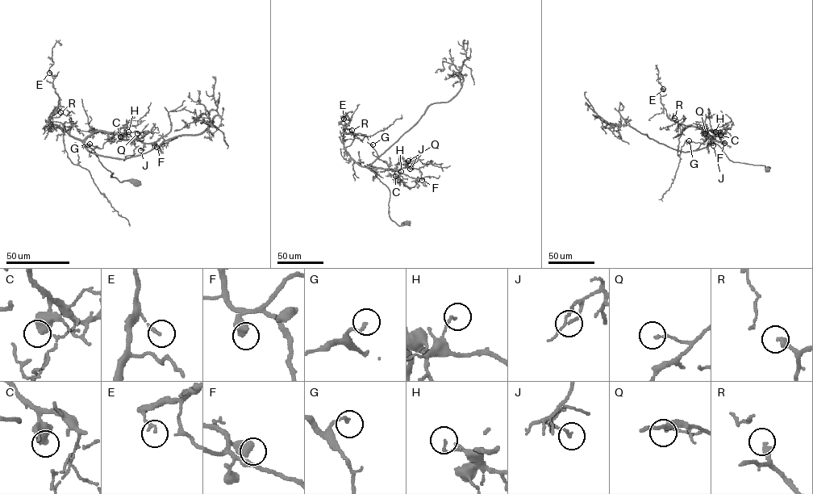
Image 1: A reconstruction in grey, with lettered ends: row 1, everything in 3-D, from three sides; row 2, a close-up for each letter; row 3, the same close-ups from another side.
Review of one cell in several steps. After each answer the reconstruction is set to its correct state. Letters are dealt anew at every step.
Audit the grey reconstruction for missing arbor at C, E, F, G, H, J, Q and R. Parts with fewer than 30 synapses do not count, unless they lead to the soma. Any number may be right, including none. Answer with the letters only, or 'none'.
none

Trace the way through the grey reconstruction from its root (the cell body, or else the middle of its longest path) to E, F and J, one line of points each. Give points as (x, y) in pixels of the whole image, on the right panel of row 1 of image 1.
E: (767, 169), (770, 168), (733, 162), (700, 127), (672, 120), (660, 102), (660, 93), (663, 89)
F: (767, 169), (770, 168), (731, 161), (713, 142), (712, 131), (712, 140), (724, 143)
J: (767, 169), (770, 168), (731, 161), (713, 142), (712, 131), (713, 145)

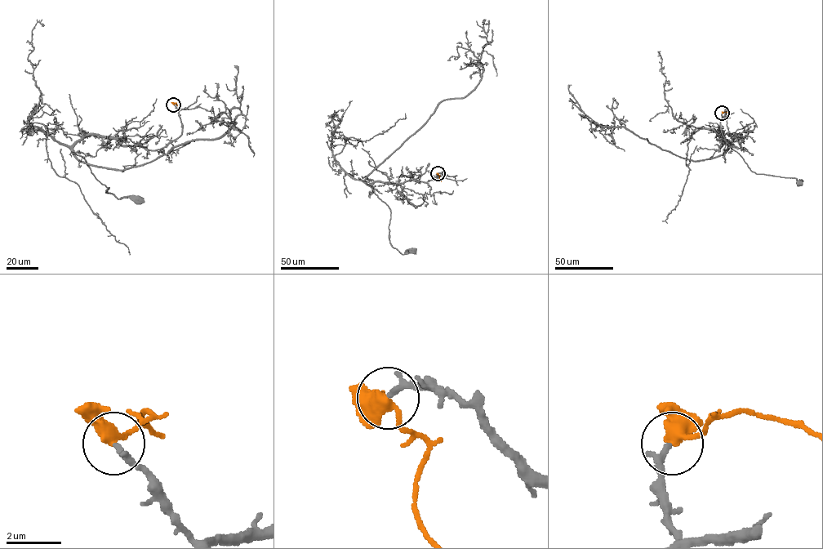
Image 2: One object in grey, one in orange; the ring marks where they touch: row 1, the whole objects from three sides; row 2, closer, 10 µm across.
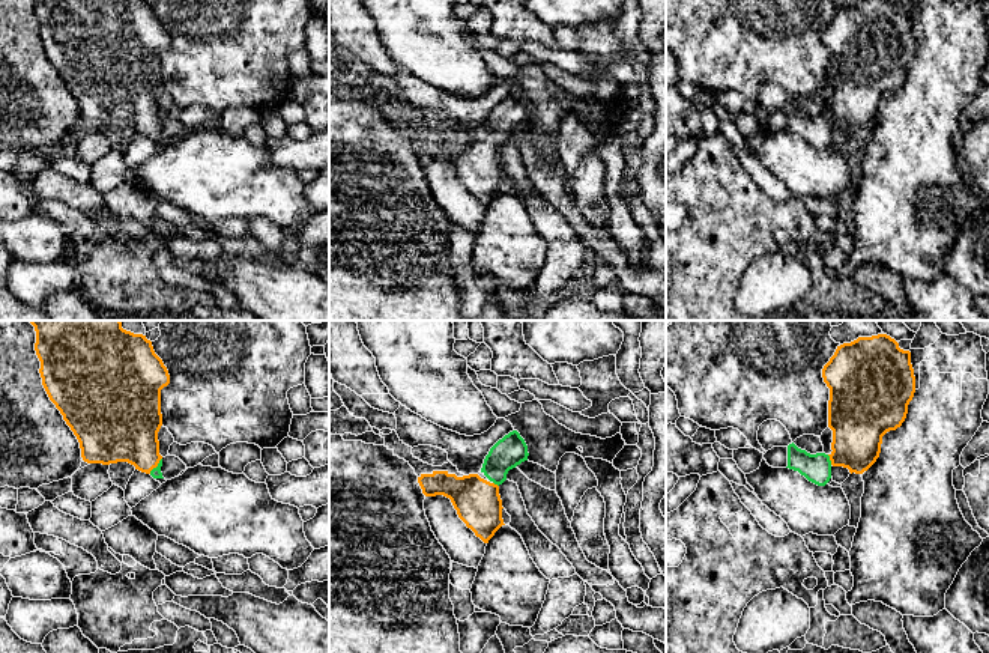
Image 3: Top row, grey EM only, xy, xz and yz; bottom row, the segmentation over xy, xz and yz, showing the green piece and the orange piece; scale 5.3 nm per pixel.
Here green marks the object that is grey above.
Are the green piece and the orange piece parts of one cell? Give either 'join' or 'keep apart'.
join

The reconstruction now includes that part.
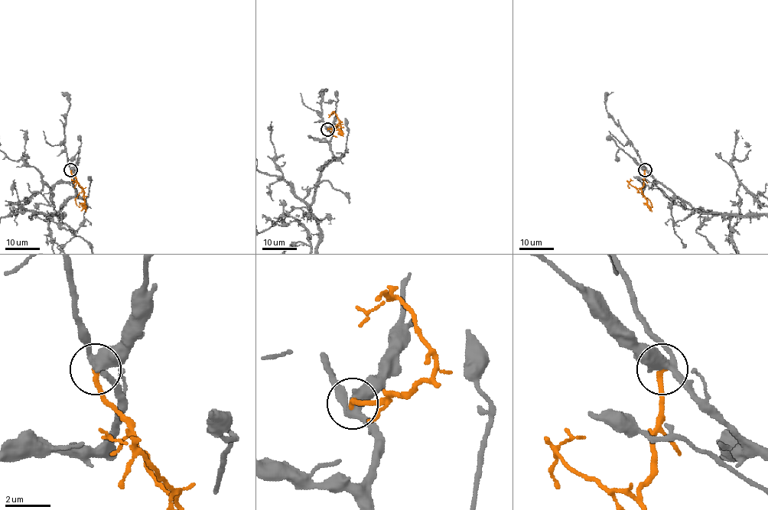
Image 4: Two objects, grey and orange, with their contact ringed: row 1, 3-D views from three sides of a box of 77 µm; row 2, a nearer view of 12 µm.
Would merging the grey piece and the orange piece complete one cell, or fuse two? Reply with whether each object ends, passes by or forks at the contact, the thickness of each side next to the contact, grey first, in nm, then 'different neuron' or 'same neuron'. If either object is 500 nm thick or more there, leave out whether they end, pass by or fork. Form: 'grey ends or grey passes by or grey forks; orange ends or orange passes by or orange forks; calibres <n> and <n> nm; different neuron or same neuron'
grey forks; orange ends; calibres 380 and 240 nm; different neuron

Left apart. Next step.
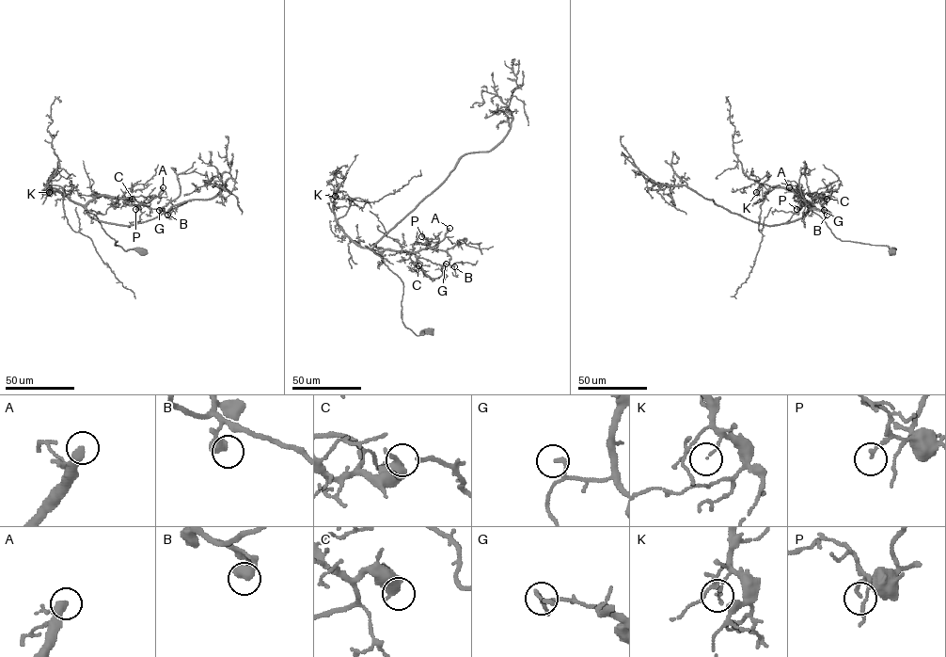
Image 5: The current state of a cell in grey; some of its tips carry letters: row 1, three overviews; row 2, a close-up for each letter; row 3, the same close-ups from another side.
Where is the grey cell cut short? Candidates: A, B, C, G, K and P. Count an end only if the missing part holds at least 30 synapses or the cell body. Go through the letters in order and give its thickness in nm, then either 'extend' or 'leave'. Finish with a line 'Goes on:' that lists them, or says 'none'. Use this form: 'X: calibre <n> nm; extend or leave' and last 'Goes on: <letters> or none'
A: calibre 380 nm; extend
B: calibre 550 nm; leave
C: calibre 380 nm; leave
G: calibre 120 nm; leave
K: calibre 80 nm; leave
P: calibre 130 nm; leave
Goes on: A

